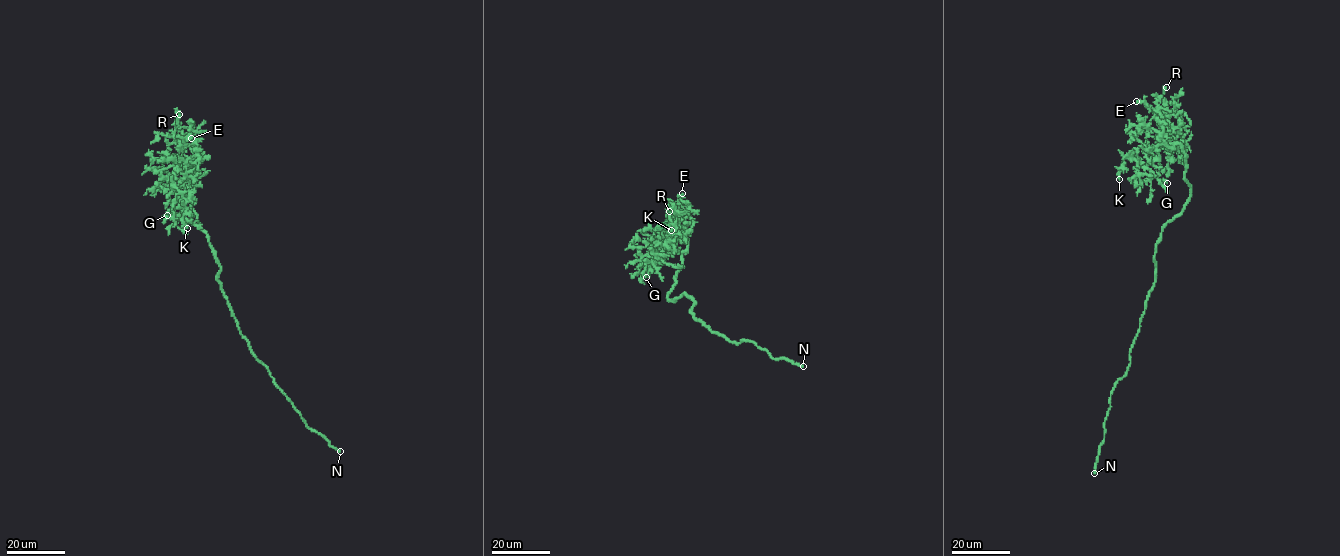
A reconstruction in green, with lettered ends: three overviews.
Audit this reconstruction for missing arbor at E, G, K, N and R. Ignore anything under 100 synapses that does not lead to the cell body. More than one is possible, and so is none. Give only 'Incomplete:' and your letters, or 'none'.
Incomplete: N

